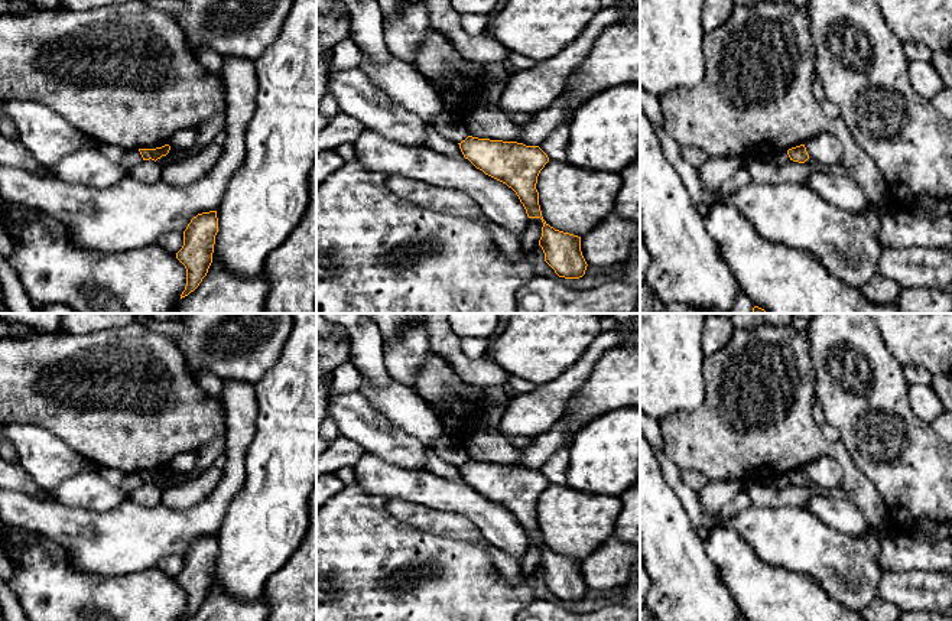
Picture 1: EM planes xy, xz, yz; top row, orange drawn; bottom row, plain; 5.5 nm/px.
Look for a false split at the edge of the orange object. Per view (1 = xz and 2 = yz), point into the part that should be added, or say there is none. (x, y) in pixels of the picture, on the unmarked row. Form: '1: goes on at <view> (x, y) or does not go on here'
1: does not go on here
2: does not go on here

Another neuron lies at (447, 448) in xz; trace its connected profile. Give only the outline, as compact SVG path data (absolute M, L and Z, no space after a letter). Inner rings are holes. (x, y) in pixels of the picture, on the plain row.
M449 433L439 436L430 448L441 459L454 466L461 466L469 459L467 448L456 442Z

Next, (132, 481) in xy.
M137 472L127 474L120 484L120 490L130 498L130 495L143 485L143 481Z

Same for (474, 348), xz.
M465 336L459 338L459 347L468 358L478 360L485 355L488 342L485 338Z

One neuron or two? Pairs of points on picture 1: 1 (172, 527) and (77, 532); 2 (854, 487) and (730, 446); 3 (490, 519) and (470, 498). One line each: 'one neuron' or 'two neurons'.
1: one neuron
2: one neuron
3: one neuron

